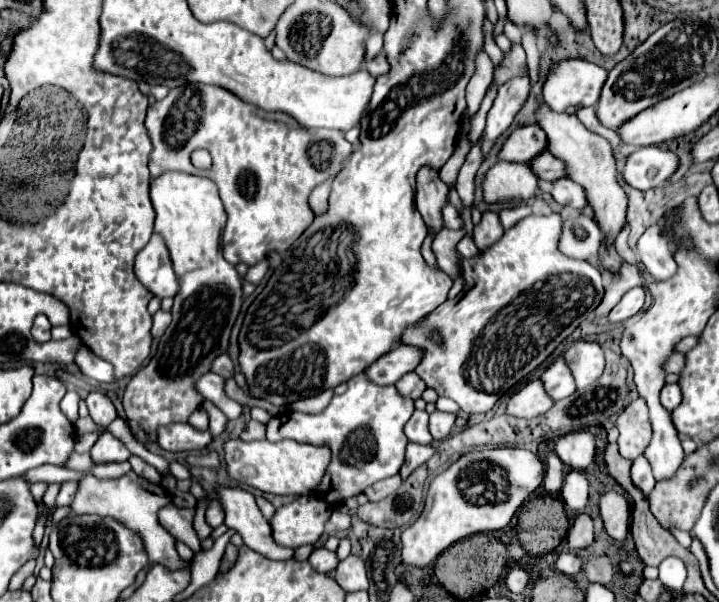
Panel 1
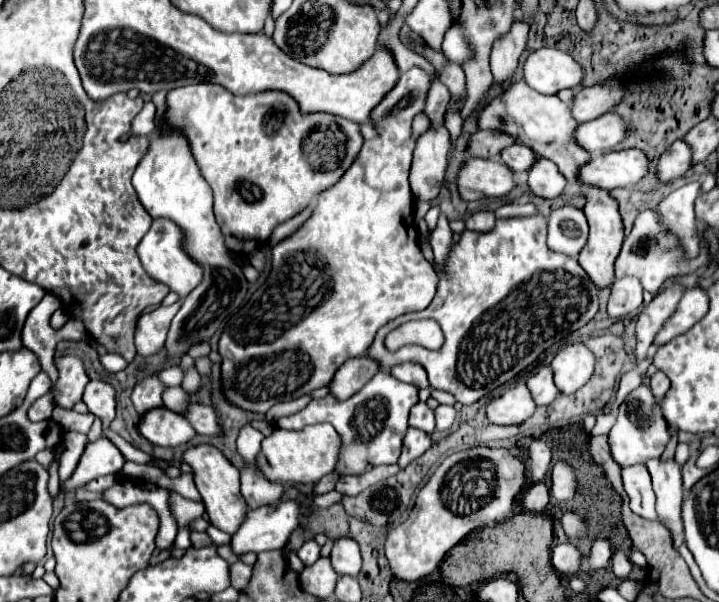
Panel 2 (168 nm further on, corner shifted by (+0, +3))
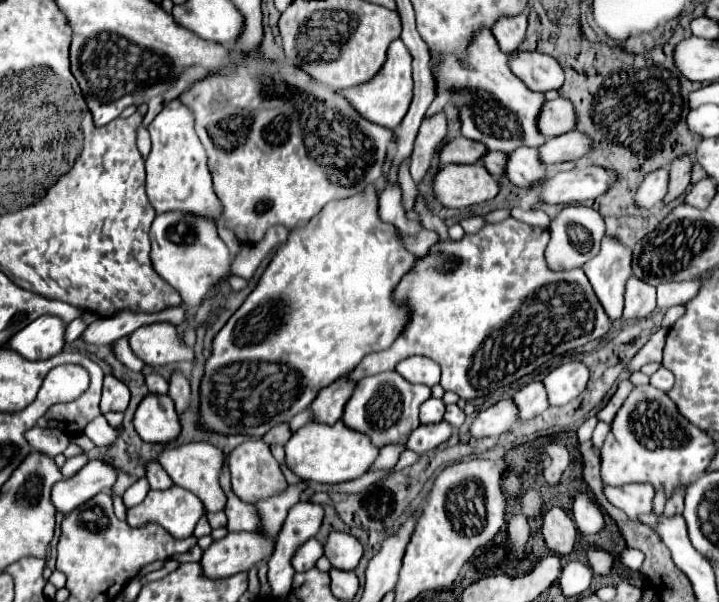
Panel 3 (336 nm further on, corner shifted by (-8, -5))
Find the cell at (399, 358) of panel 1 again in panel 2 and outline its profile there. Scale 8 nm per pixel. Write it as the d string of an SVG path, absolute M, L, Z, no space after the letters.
M361 356L361 358L351 358L347 360L333 376L329 382L329 394L333 394L337 400L345 400L351 394L355 394L379 368L371 358Z

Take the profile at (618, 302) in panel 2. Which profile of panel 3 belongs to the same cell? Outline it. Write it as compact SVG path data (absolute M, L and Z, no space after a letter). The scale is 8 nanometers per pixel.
M631 276L625 292L625 310L623 318L647 318L655 310L655 286Z

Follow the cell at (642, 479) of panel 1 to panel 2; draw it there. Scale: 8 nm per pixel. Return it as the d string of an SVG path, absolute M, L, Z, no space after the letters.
M639 464L631 468L623 468L621 476L623 476L623 488L629 496L631 510L647 520L655 520L655 508L653 508L655 494L651 488L651 476L647 472L647 466Z

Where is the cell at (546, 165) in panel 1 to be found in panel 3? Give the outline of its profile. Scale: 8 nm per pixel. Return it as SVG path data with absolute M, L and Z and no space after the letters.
M489 152L485 158L485 168L495 176L503 178L503 166L507 166L507 154L505 152Z

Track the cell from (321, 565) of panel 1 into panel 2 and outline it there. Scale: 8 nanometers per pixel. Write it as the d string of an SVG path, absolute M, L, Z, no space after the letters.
M307 540L299 550L295 550L295 554L301 558L301 562L305 564L305 566L311 566L317 558L319 558L319 544L315 542L315 540Z

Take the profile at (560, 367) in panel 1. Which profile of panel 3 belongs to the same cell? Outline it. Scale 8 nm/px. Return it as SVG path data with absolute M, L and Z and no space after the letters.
M531 382L531 384L527 384L523 390L515 392L513 400L519 406L521 420L535 418L535 416L543 414L549 408L547 392L543 390L543 382Z

